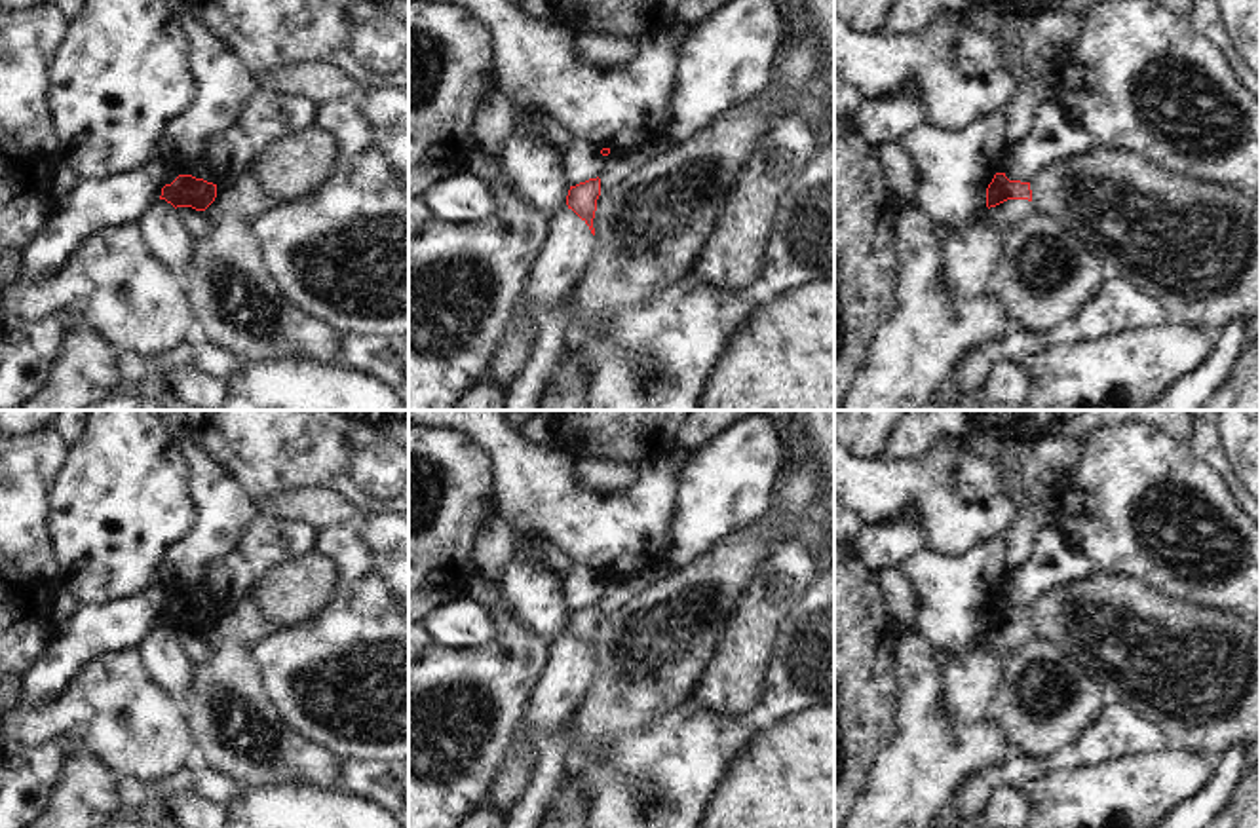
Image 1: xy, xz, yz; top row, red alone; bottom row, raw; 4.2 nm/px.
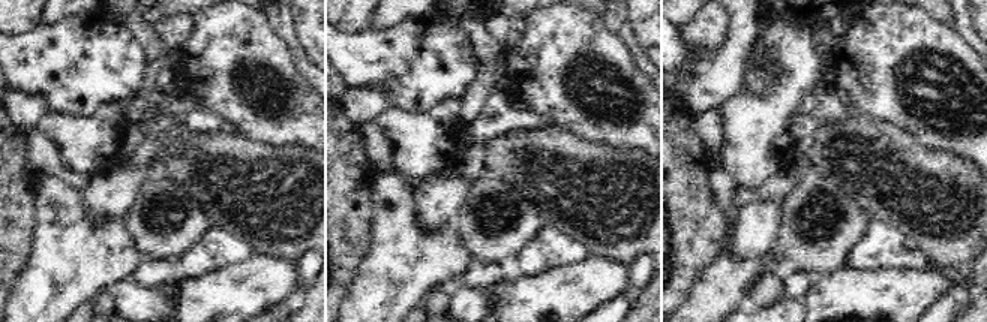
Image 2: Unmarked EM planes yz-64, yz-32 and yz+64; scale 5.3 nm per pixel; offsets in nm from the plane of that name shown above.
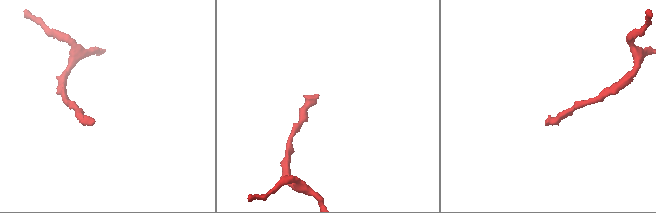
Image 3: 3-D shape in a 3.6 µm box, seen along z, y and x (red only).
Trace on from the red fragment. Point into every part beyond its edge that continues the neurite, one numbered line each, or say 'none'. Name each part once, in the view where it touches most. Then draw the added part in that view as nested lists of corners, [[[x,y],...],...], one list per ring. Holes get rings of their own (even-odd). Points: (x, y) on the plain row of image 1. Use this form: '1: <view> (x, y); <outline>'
1: yz (1006, 640); [[[1007,625],[996,632],[986,634],[983,640],[971,646],[975,653],[988,651],[994,657],[1005,659],[1021,646],[1036,638],[1036,632],[1028,625]]]

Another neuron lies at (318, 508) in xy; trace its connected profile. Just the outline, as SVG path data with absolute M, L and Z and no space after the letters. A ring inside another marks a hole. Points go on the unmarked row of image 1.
M304 488L279 492L255 501L258 515L283 522L302 522L315 532L346 522L353 509L346 498L331 488Z

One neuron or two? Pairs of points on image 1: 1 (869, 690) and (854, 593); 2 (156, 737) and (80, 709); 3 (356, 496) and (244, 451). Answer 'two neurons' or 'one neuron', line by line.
1: one neuron
2: one neuron
3: one neuron

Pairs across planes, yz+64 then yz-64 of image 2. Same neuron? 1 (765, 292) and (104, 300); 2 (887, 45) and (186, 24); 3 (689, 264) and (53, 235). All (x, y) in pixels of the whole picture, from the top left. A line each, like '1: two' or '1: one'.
1: one
2: two
3: two

